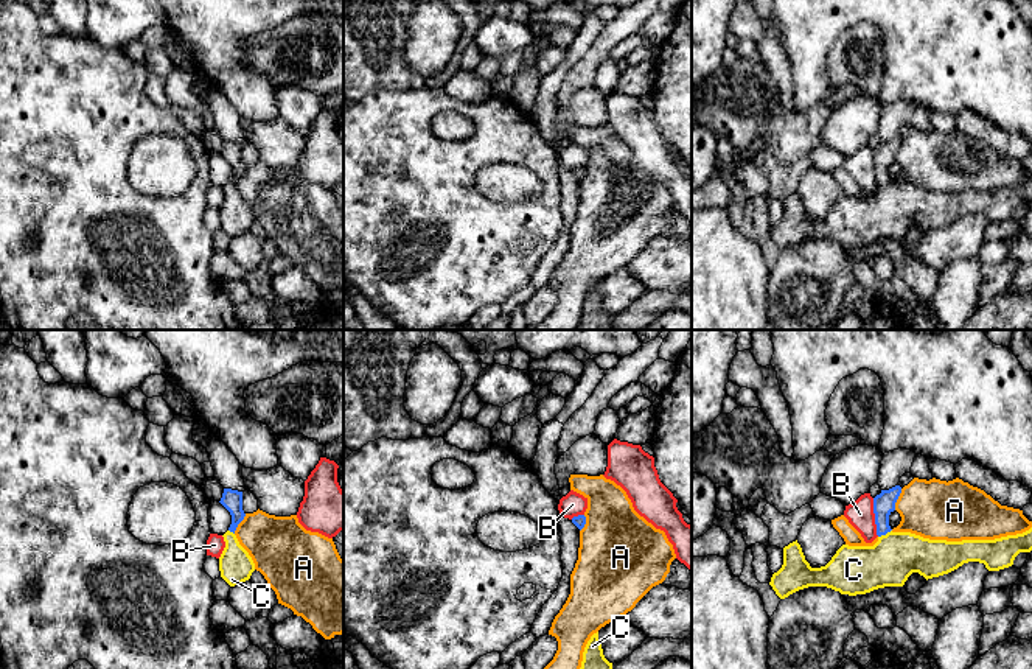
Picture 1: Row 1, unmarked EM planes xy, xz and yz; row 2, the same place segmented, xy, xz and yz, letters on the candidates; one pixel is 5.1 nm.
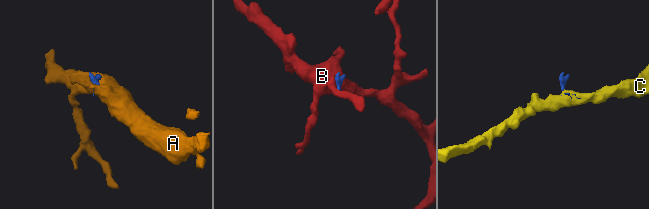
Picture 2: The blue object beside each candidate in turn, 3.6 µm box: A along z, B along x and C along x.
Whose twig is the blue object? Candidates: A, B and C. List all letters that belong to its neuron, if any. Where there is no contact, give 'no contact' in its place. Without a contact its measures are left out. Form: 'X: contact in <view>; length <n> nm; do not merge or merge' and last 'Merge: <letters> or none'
A: contact in yz; length 120 nm; do not merge
B: contact in yz; length 200 nm; do not merge
C: contact in yz; length 80 nm; merge
Merge: C

